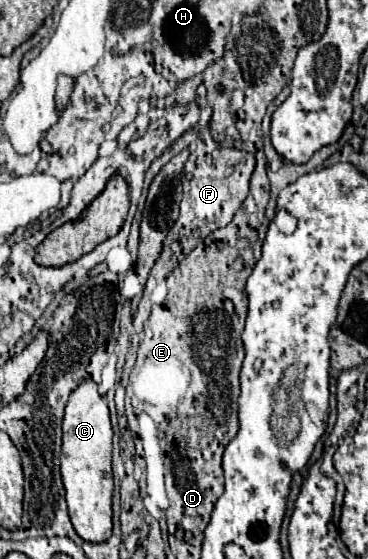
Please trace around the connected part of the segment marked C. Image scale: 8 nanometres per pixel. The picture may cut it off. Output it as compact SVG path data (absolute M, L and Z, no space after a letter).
M85 380L71 392L62 431L60 471L67 490L67 506L73 528L85 542L105 542L109 540L113 529L113 429L109 422L107 402L97 392L95 382Z

